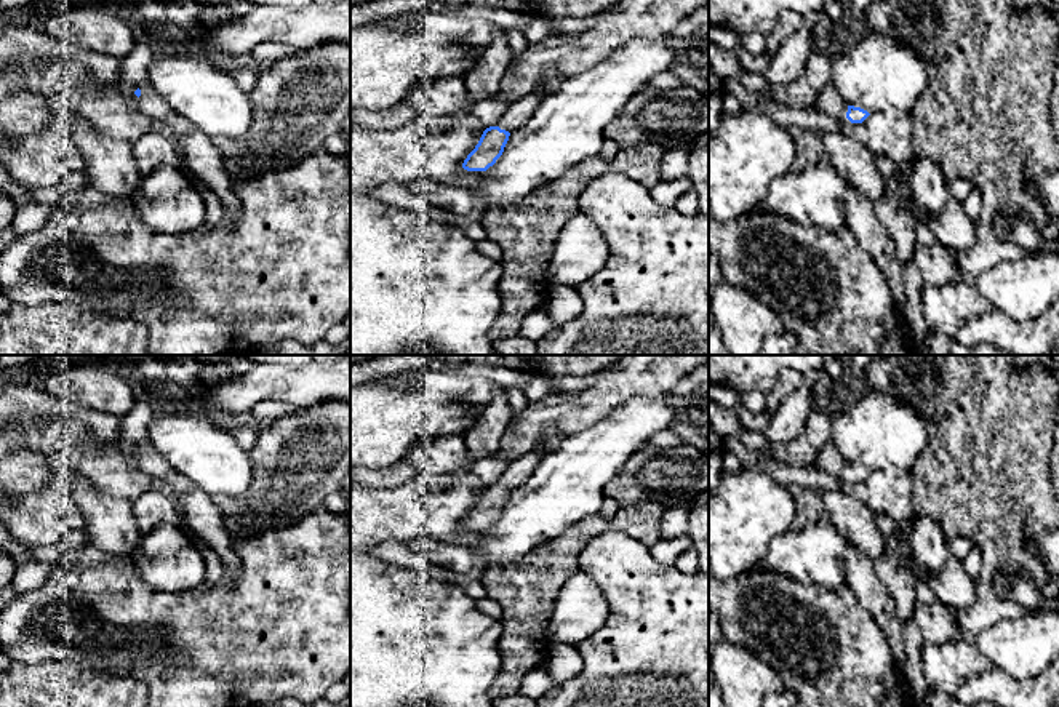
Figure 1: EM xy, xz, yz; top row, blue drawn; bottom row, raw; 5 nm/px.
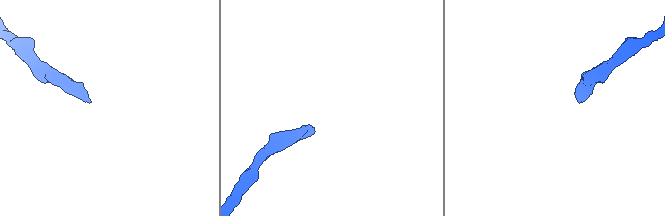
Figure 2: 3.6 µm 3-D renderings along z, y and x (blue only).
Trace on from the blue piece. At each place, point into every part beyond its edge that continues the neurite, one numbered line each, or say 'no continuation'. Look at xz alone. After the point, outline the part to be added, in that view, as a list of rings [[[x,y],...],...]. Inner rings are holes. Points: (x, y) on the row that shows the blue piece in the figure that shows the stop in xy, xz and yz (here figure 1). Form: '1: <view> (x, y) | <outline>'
1: xz (517, 112) | [[[536,88],[530,94],[525,94],[518,101],[509,104],[496,126],[509,133],[523,126],[528,117],[539,107],[547,93],[549,91],[544,88]]]

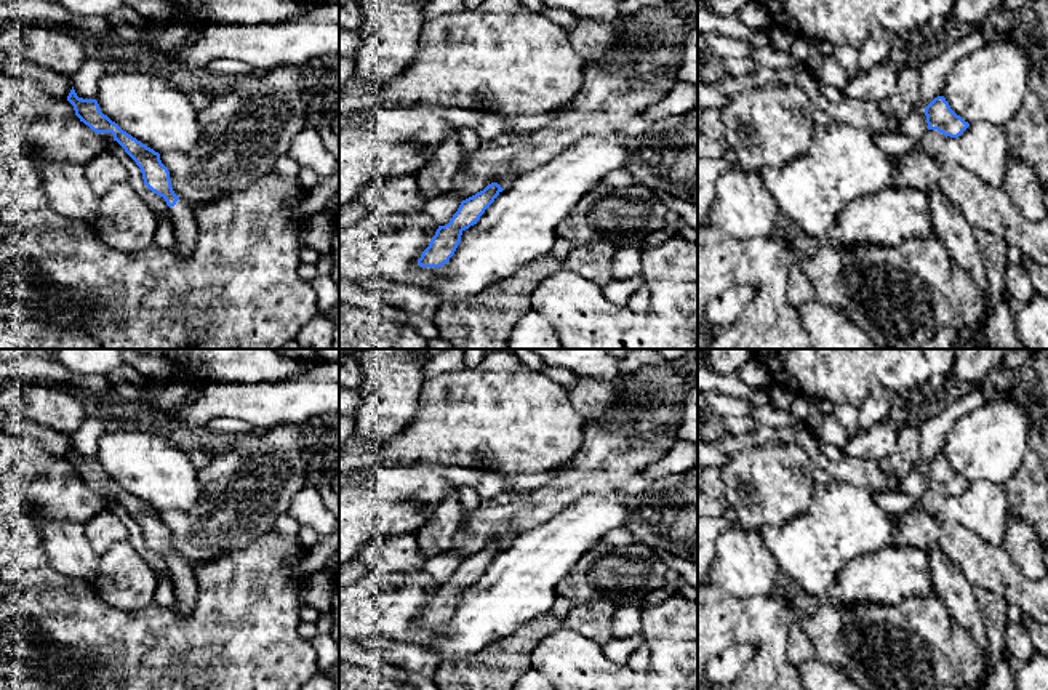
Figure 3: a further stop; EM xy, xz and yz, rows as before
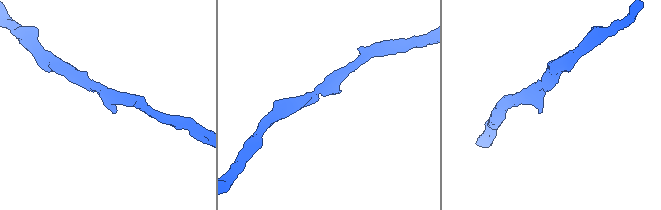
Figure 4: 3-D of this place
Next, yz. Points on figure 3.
no continuation

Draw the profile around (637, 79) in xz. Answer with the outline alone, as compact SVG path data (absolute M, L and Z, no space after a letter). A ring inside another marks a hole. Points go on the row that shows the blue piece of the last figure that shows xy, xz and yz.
M635 61L634 64L630 64L634 67L632 74L626 77L626 80L630 83L630 88L646 88L654 78L661 78L661 77L653 77L648 75L643 70L643 64L642 61Z

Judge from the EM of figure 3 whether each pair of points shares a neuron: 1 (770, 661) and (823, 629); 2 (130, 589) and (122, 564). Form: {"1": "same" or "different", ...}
{"1": "different", "2": "same"}

